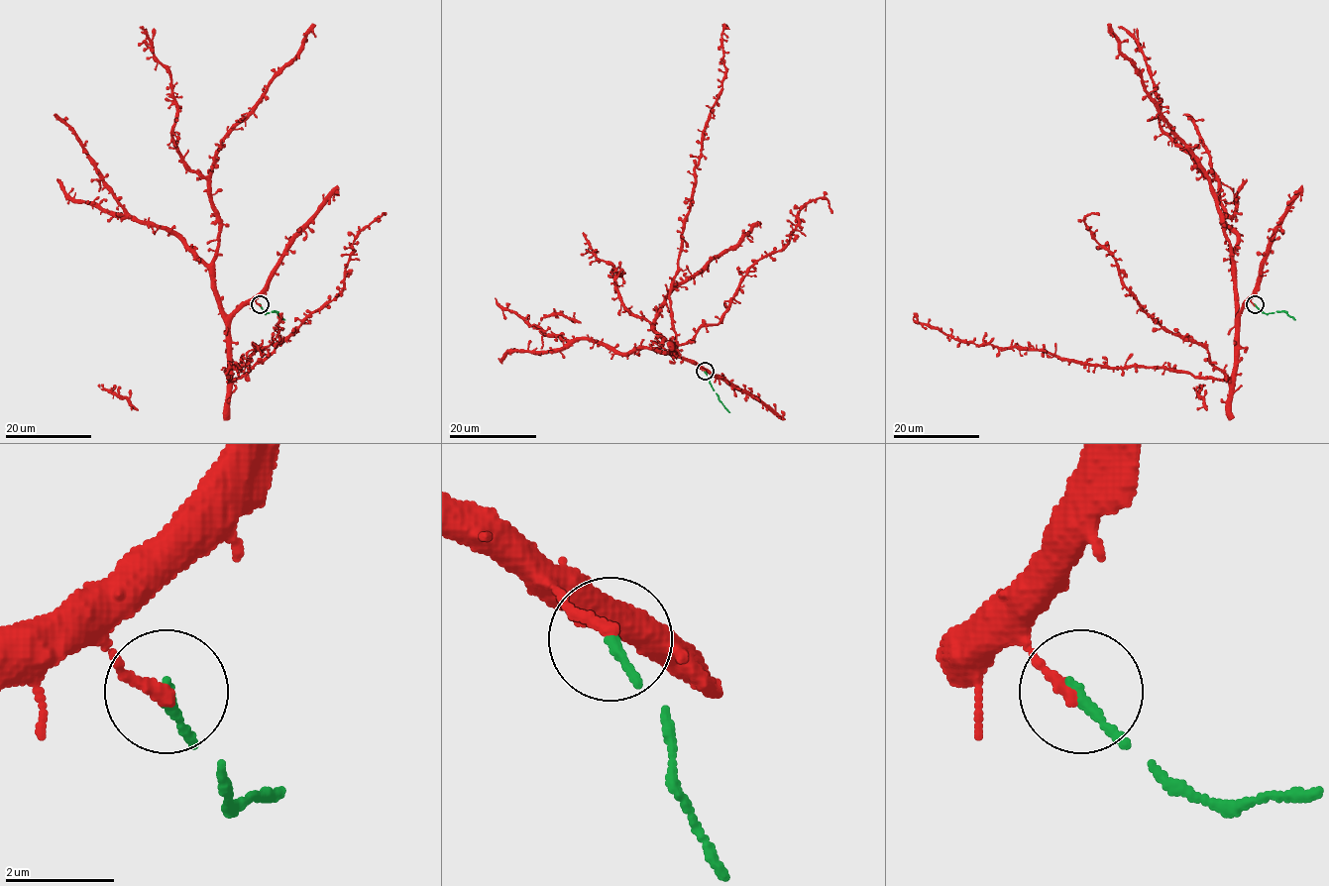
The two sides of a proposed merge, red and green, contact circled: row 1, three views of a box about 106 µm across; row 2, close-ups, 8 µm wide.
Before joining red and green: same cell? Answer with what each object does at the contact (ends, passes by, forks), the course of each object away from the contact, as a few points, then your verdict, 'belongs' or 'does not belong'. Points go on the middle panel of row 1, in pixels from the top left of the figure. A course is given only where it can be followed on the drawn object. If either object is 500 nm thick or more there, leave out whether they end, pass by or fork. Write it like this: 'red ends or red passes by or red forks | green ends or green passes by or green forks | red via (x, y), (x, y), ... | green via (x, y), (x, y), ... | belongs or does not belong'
red ends | green ends | red via (705, 371), (674, 353), (669, 289), (701, 137), (721, 87), (726, 24) | green via (705, 372), (719, 400), (729, 412) | does not belong

